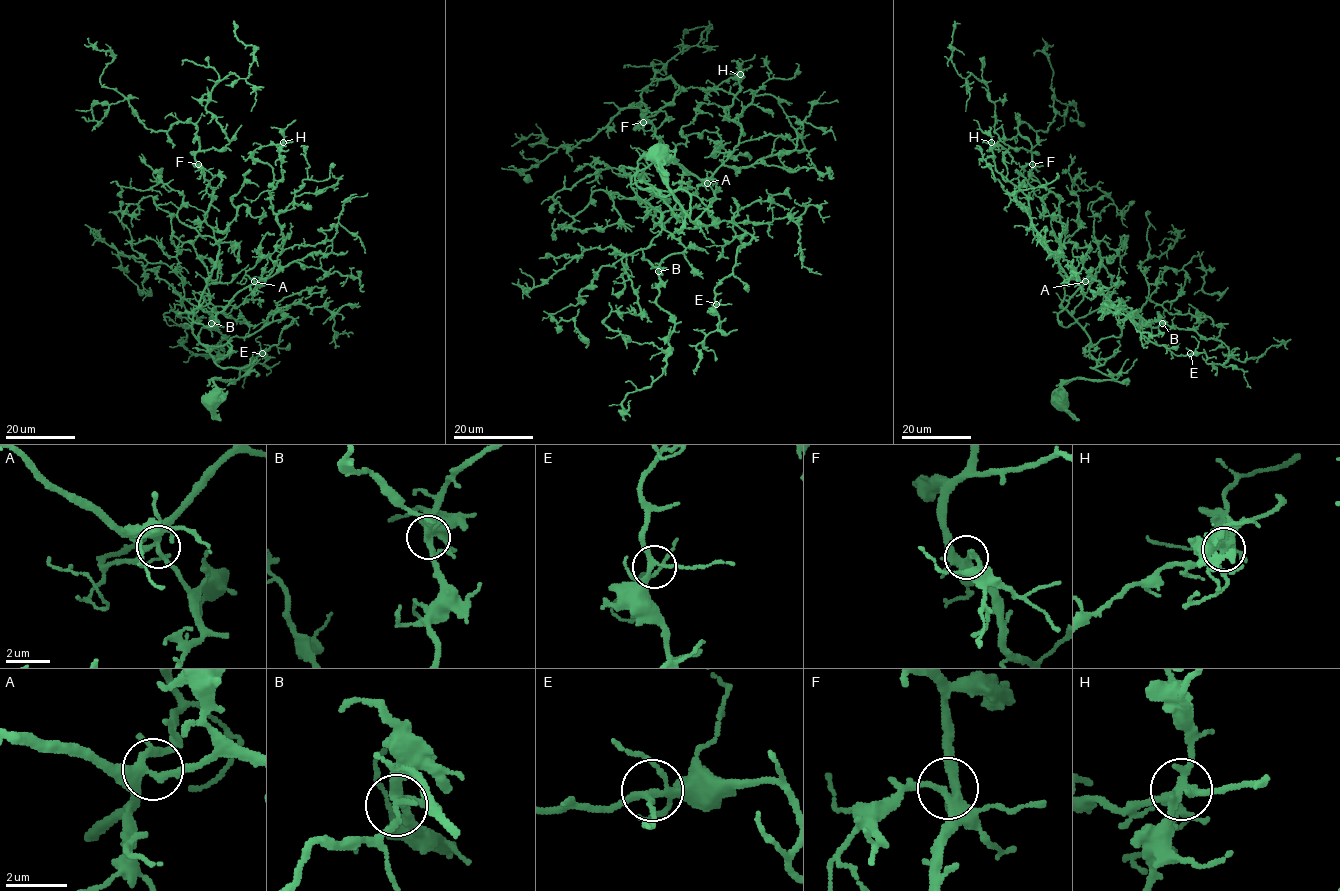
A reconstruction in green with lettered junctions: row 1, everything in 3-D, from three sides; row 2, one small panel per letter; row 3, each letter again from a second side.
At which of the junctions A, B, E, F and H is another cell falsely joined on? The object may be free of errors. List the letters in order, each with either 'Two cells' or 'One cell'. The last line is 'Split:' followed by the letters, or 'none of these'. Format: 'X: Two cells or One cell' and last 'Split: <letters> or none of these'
A: One cell
B: One cell
E: One cell
F: One cell
H: One cell
Split: none of these

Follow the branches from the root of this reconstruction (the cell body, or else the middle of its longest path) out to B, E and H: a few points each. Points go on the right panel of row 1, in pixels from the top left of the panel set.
B: (1062, 403), (1068, 380), (1112, 378), (1091, 367), (1096, 359), (1078, 319), (1109, 304), (1147, 326), (1162, 323)
E: (1062, 403), (1068, 380), (1112, 378), (1091, 367), (1089, 348), (1120, 337), (1127, 316), (1152, 342), (1190, 353)
H: (1062, 403), (1068, 380), (1112, 378), (1091, 367), (1086, 333), (1060, 324), (1082, 284), (1034, 234), (991, 142)

